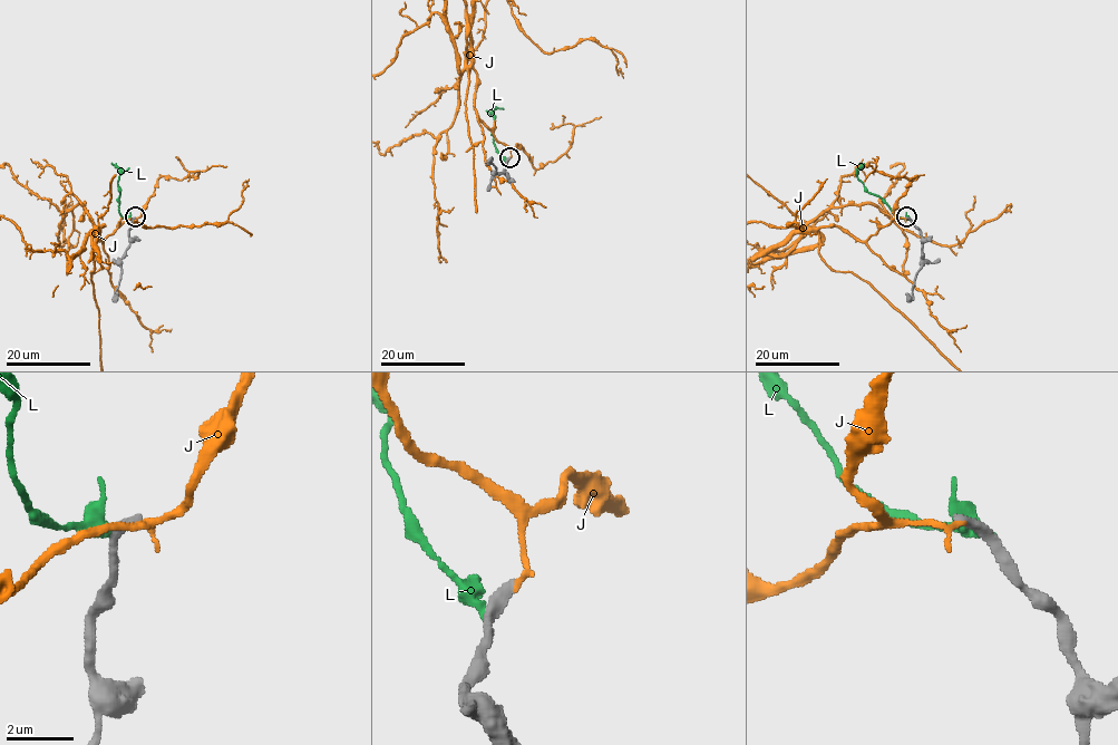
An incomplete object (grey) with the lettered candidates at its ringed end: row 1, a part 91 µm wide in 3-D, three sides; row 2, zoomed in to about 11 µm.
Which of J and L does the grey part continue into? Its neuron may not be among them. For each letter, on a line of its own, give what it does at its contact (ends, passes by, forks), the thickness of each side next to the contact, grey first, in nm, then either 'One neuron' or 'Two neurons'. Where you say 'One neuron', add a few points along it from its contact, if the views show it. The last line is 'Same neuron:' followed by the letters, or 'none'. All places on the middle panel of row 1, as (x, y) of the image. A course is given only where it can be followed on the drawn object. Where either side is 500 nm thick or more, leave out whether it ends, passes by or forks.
J: It ends there. Thickness 360 nm (grey) against 160 nm. Two neurons
L: It ends there. Thickness 320 nm (grey) against 400 nm. Two neurons
Same neuron: none

